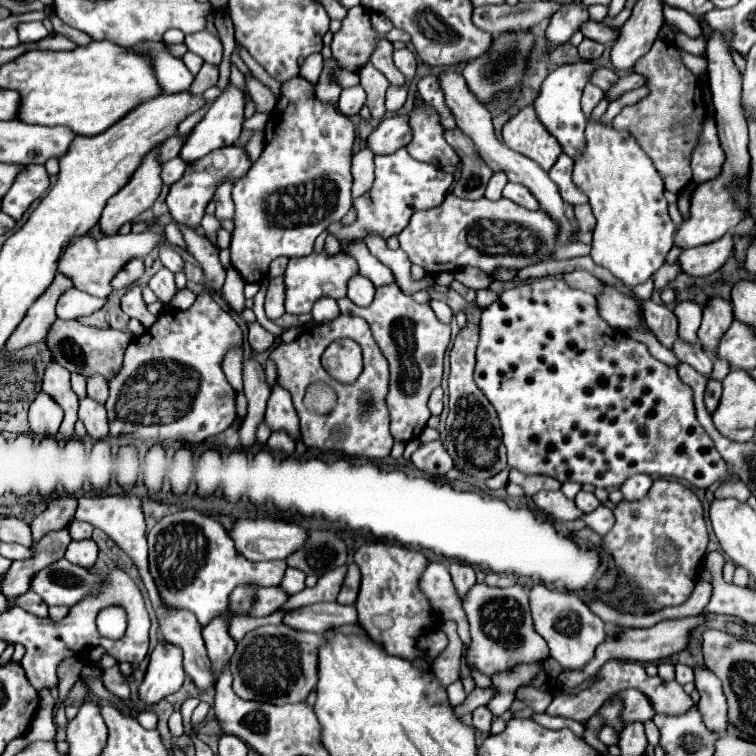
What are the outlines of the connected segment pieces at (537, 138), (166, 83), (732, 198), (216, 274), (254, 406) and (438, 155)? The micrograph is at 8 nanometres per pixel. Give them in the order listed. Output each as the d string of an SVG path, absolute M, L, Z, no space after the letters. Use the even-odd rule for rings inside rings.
M533 106L523 108L503 126L503 140L511 150L535 160L545 172L563 154L561 144L541 124Z
M137 42L127 52L137 52L151 60L155 78L161 86L161 94L185 92L189 90L189 84L195 78L183 64L183 60L169 52L165 42Z
M713 30L707 36L707 48L705 58L709 62L709 88L713 94L713 110L715 110L715 122L717 122L717 136L721 142L721 148L725 152L725 162L717 178L707 180L699 184L693 190L691 200L691 216L687 222L683 222L675 234L675 244L681 248L693 248L703 246L713 240L723 238L731 228L735 228L745 218L753 218L751 202L749 202L749 170L751 160L747 152L747 122L741 112L741 72L733 60L731 54L731 40L733 32L719 32Z
M181 228L183 238L187 242L187 252L201 264L203 268L203 292L197 296L195 304L189 310L165 310L157 316L155 324L145 330L137 340L129 344L125 350L125 360L121 372L113 376L109 382L109 400L105 404L109 416L111 438L133 434L147 442L167 442L175 440L185 446L201 444L209 436L215 436L231 426L235 420L235 390L227 382L221 362L225 354L243 344L241 328L233 320L229 312L225 312L215 300L213 294L221 290L225 282L225 268L219 262L219 250L203 236L189 228Z
M255 358L243 362L243 382L245 382L245 396L247 396L247 416L241 420L239 440L241 440L241 448L247 450L257 442L255 436L257 426L265 420L265 408L271 390L265 384L263 368L255 362Z
M425 106L425 110L413 110L409 114L409 124L413 128L413 140L407 144L407 152L415 160L437 168L459 164L455 150L443 138L443 126L431 106Z

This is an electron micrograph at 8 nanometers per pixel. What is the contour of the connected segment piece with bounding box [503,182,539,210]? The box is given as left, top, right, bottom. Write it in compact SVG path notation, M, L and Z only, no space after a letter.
M509 182L509 184L505 186L505 190L503 190L503 196L509 198L509 200L513 200L515 204L527 208L527 210L537 210L537 208L539 208L537 198L529 192L529 188L525 188L525 186L521 186L521 184L511 184L511 182Z

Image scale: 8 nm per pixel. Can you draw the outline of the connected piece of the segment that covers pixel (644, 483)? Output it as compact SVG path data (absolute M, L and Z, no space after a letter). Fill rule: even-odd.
M637 474L637 476L631 476L623 486L621 486L621 492L625 496L625 500L631 500L631 502L637 502L641 498L647 496L649 488L651 488L653 480L645 474Z

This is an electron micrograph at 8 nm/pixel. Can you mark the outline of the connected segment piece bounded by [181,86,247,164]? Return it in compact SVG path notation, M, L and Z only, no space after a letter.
M229 86L227 90L223 90L223 94L211 104L209 112L203 116L203 120L193 128L191 136L187 138L183 150L181 150L181 158L191 164L199 158L203 158L205 154L213 152L213 150L219 150L219 148L225 148L225 146L231 146L241 134L241 124L243 124L243 108L245 108L245 102L247 102L247 96L241 88L237 86Z

